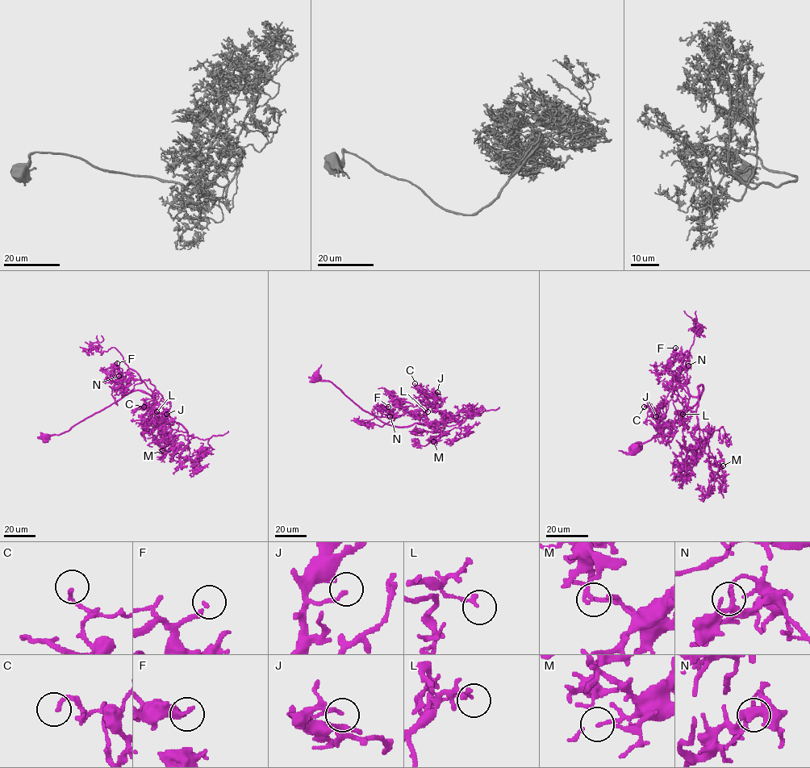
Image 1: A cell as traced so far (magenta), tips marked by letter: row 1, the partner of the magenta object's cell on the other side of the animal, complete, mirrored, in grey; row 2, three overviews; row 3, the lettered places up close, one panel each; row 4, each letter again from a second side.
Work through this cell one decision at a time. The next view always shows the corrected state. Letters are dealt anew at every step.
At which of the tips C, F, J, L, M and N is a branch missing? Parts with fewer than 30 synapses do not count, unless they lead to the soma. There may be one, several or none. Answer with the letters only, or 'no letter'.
F

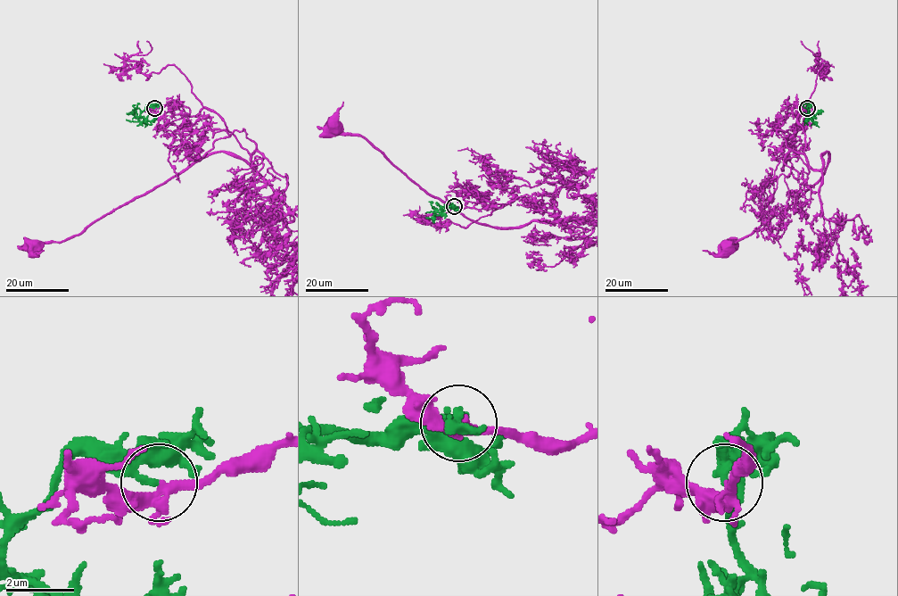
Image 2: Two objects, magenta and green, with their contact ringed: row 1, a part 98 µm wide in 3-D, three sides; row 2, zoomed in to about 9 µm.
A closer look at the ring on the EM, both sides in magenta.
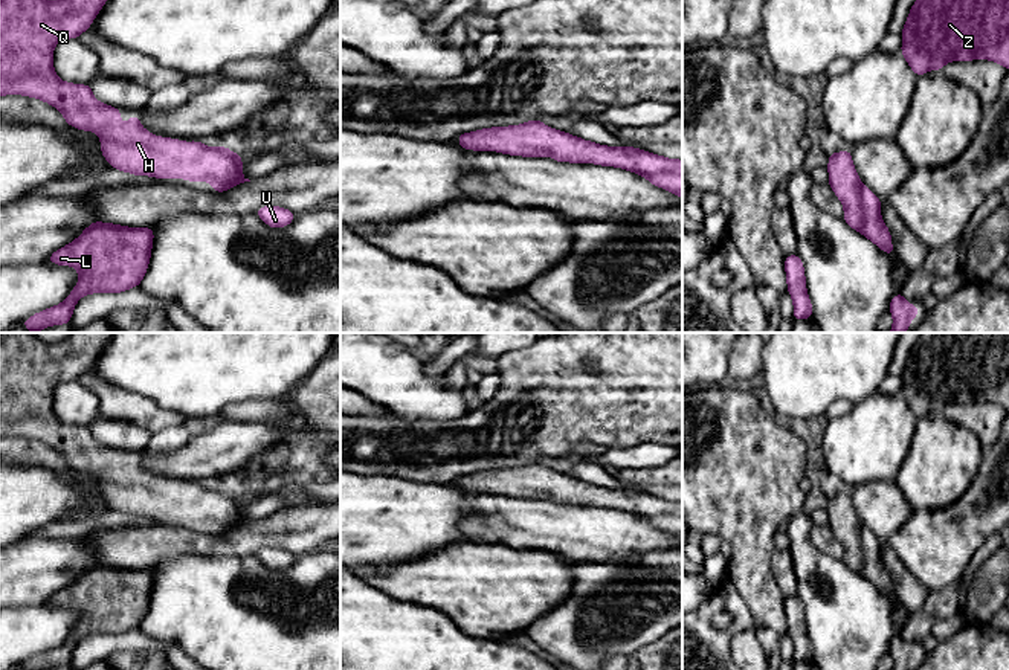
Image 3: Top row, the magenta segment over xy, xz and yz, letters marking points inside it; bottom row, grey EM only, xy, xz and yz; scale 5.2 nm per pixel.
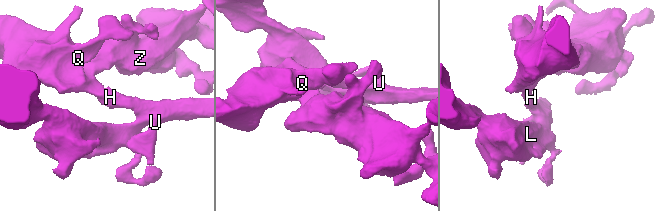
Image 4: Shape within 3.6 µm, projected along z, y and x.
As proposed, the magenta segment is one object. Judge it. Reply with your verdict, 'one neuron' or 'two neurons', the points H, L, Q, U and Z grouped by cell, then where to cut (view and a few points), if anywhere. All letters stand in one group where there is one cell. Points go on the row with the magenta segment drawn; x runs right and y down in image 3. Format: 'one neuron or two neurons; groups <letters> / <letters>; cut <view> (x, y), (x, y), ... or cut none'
one neuron; groups H L Q U Z; cut none

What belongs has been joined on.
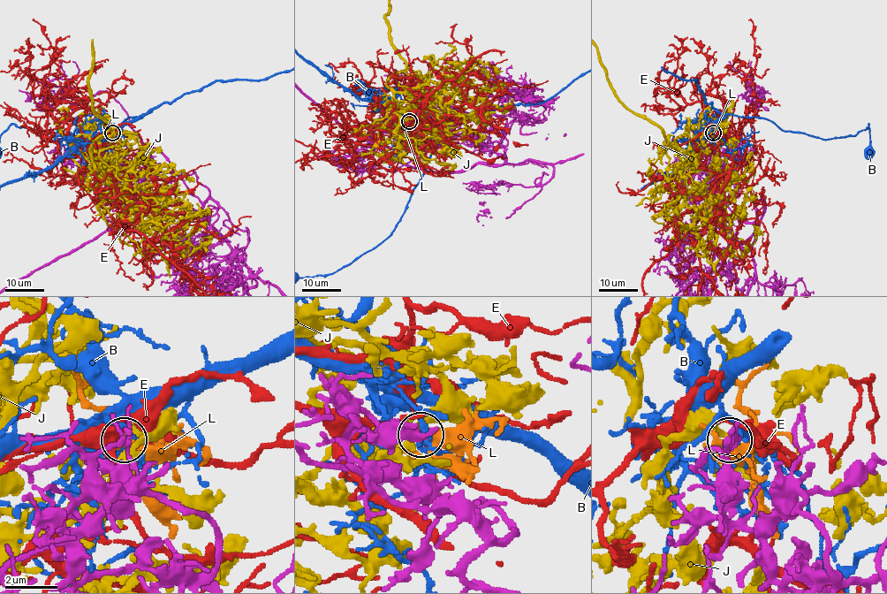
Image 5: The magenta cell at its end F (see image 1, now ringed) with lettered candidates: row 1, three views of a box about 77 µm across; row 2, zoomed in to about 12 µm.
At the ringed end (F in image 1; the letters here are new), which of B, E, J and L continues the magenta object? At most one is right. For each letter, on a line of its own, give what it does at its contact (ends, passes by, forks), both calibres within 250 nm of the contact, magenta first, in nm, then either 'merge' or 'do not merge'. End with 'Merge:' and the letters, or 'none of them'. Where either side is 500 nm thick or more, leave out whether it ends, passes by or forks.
B: it forks; calibres 200 and 110 nm; do not merge
E: it passes by; calibres 170 and 280 nm; do not merge
J: it passes by; calibres 220 and 260 nm; do not merge
L: it forks; calibres 220 and 240 nm; merge
Merge: L

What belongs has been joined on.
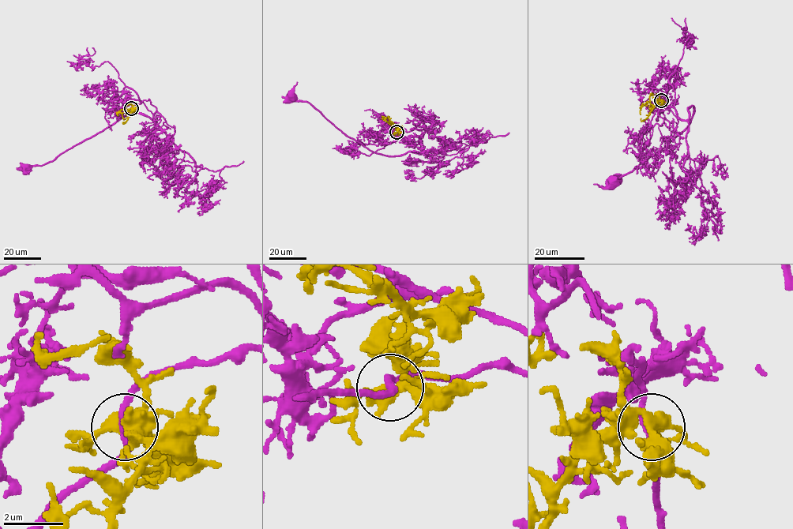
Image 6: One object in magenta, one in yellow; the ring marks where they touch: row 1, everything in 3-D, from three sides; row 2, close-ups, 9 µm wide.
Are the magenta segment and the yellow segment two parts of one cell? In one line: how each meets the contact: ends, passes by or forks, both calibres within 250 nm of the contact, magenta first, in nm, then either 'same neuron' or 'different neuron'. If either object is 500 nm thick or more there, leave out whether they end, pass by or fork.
magenta passes by; yellow passes by; 220 nm thick on the magenta side, 440 nm on the other; same neuron

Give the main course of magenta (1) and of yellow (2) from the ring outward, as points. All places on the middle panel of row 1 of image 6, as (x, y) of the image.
1: (396, 132), (415, 125), (422, 132), (421, 151), (373, 151), (310, 103), (291, 98)
2: (396, 132), (396, 126), (385, 120), (389, 117)

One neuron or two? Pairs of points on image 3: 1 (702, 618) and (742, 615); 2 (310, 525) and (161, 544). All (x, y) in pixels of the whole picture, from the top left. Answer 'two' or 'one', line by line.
1: one
2: one

